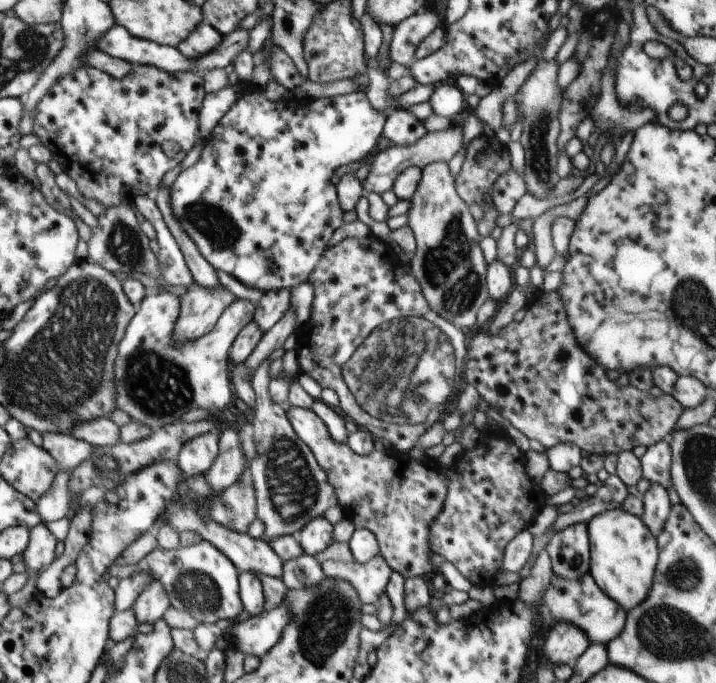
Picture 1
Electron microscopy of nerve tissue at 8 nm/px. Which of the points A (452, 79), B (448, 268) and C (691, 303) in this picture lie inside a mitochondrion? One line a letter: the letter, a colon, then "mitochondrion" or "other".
A: other
B: mitochondrion
C: mitochondrion

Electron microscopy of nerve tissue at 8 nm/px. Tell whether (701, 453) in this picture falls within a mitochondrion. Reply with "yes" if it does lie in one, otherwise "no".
yes

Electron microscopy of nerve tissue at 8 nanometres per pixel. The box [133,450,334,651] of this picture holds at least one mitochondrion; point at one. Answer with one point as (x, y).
(195, 590)

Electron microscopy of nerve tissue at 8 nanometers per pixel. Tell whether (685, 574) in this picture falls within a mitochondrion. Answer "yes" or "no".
yes

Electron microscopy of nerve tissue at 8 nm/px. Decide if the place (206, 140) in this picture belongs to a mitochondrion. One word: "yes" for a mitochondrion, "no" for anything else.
no

